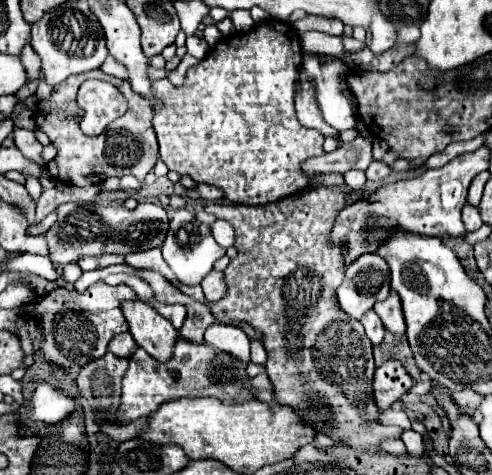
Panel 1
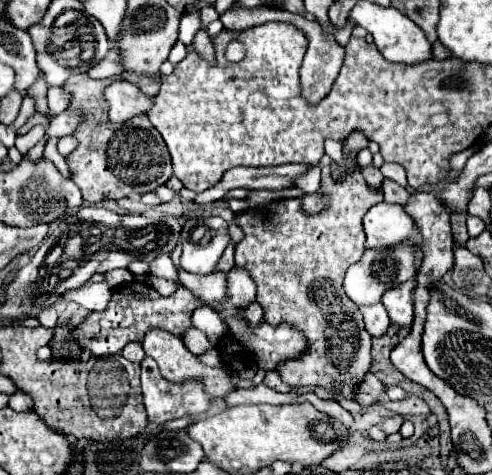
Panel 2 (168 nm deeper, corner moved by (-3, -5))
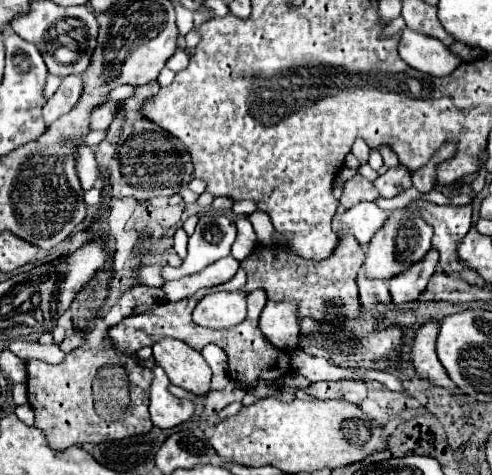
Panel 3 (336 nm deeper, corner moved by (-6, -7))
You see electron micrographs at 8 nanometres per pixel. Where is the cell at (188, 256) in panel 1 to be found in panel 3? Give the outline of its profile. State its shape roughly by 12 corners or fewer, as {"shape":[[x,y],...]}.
{"shape":[[204,215],[188,241],[182,267],[162,268],[167,281],[228,257],[236,225]]}

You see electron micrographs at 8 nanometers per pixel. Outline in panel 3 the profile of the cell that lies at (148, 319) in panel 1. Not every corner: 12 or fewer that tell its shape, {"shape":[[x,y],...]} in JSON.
{"shape":[[180,339],[152,349],[170,383],[194,395],[210,391],[212,371]]}

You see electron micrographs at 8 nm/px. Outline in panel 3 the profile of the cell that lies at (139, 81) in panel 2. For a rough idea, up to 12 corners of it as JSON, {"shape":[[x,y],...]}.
{"shape":[[136,87],[98,145],[112,197],[138,201],[192,181],[180,139],[142,115]]}

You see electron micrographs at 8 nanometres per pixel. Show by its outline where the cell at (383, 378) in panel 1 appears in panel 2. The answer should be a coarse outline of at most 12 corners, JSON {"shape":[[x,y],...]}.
{"shape":[[367,373],[359,385],[357,399],[361,405],[377,403],[385,393],[373,373]]}

